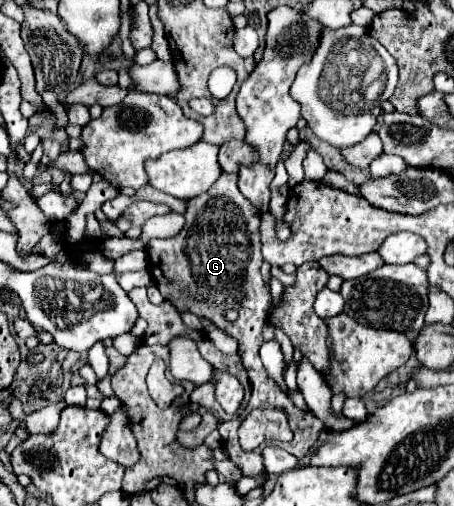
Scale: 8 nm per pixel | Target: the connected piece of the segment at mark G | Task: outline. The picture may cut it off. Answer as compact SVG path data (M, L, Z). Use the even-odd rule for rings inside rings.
M221 174L219 182L215 182L205 194L189 200L189 208L185 214L185 228L167 240L151 238L145 252L149 254L149 272L155 278L157 288L163 298L173 306L189 302L189 310L197 316L213 320L219 328L231 334L239 342L239 356L249 374L251 382L251 400L249 406L231 422L219 424L219 434L223 438L223 446L233 464L237 464L243 476L261 478L267 476L261 452L266 445L261 444L253 452L245 452L237 440L239 422L257 408L281 408L289 418L289 426L295 434L289 444L289 452L295 456L309 456L315 452L325 440L329 430L323 422L311 412L299 410L285 392L265 374L263 364L259 360L259 346L263 344L263 328L267 324L267 312L271 308L269 286L261 276L261 242L259 242L259 210L241 194L237 188L237 174ZM237 310L237 322L227 322L225 312Z

